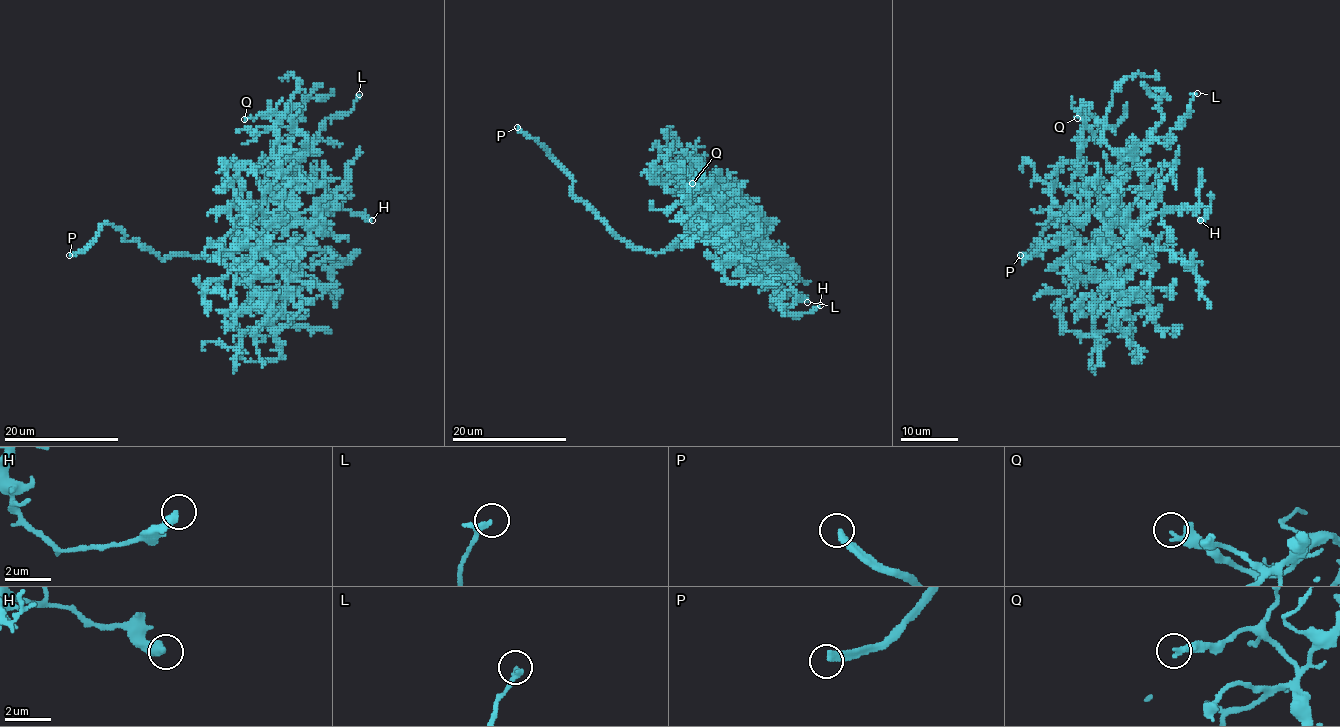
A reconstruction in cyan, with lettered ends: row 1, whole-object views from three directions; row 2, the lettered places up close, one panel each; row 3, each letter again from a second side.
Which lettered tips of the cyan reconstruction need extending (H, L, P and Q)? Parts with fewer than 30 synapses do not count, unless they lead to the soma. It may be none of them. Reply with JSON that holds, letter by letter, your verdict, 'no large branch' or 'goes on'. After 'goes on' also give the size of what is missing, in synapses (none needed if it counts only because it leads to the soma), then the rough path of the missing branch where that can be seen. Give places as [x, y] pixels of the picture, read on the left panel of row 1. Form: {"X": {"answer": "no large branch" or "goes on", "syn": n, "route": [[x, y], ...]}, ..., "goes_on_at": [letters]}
{"H": {"answer": "no large branch"}, "L": {"answer": "no large branch"}, "P": {"answer": "goes on"}, "Q": {"answer": "no large branch"}, "goes_on_at": ["P"]}

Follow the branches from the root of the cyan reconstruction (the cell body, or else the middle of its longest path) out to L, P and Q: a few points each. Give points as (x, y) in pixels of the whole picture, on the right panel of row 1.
L: (1137, 225), (1127, 222), (1116, 168), (1123, 158), (1136, 157), (1133, 147), (1166, 138), (1197, 93)
P: (1137, 225), (1145, 259), (1143, 255), (1120, 258), (1096, 239), (1080, 239), (1055, 223), (1020, 255)
Q: (1137, 225), (1081, 204), (1072, 177), (1077, 171), (1080, 131), (1088, 113), (1077, 118)

